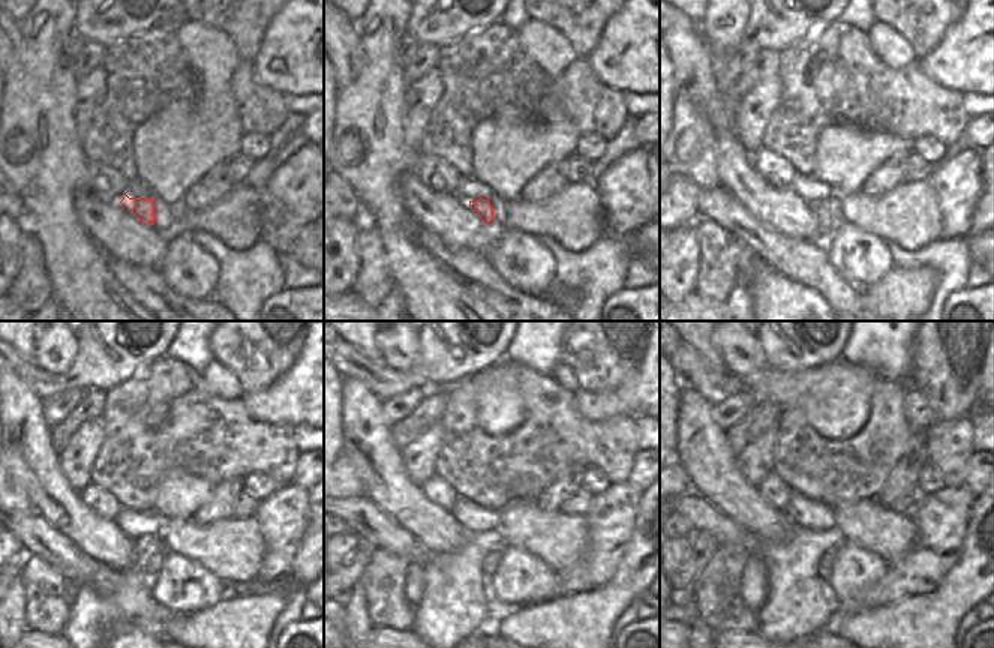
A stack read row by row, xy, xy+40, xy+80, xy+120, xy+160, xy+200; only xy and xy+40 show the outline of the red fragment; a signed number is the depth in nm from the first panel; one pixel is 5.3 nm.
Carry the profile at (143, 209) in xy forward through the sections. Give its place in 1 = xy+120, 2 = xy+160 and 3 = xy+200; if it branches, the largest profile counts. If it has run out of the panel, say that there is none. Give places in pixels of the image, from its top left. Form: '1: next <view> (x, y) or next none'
1: next xy+120 (156, 560)
2: next xy+160 (491, 563)
3: next xy+200 (826, 563)

